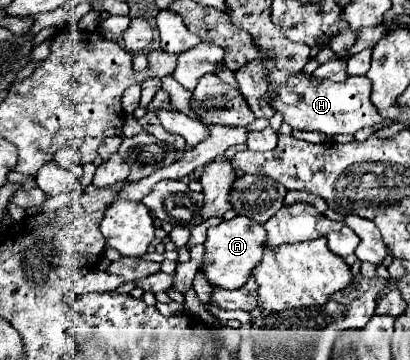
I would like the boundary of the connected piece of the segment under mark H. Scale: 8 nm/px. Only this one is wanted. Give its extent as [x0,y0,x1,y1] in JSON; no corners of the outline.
[271,74,393,136]

